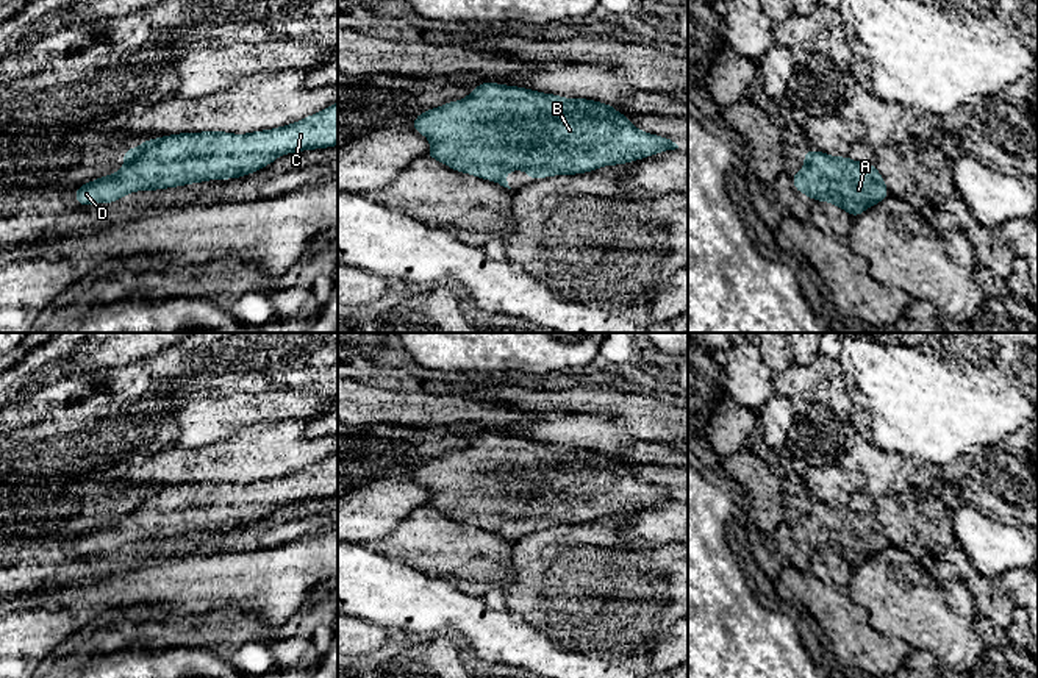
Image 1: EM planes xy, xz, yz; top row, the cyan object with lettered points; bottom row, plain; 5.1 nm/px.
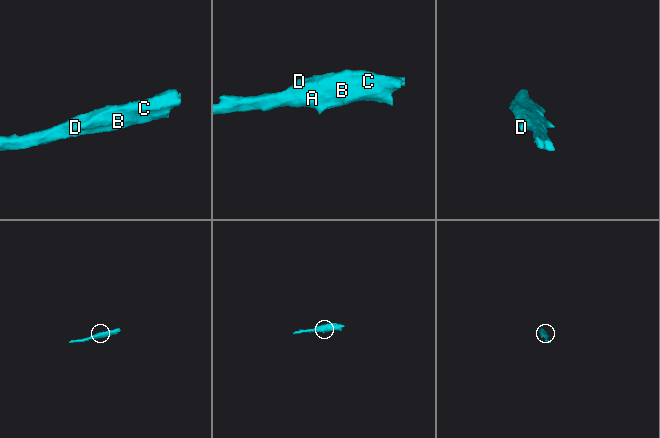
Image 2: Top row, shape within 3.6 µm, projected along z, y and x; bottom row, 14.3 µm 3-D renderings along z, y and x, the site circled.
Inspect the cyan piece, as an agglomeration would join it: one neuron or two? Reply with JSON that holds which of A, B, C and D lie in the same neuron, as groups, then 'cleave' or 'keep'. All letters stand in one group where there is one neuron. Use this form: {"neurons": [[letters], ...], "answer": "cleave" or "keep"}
{"neurons": [["A", "B", "C", "D"]], "answer": "keep"}

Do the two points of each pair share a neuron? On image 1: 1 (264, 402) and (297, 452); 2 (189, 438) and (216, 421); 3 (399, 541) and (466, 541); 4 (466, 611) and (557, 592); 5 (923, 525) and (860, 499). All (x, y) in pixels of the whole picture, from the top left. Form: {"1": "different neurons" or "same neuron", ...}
{"1": "different neurons", "2": "same neuron", "3": "same neuron", "4": "different neurons", "5": "same neuron"}

